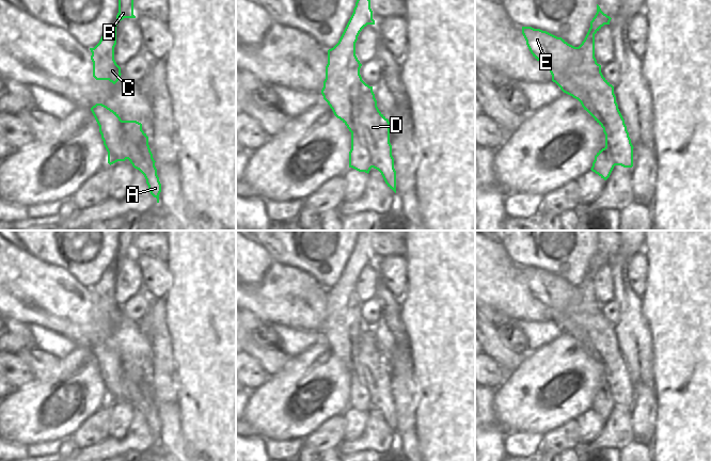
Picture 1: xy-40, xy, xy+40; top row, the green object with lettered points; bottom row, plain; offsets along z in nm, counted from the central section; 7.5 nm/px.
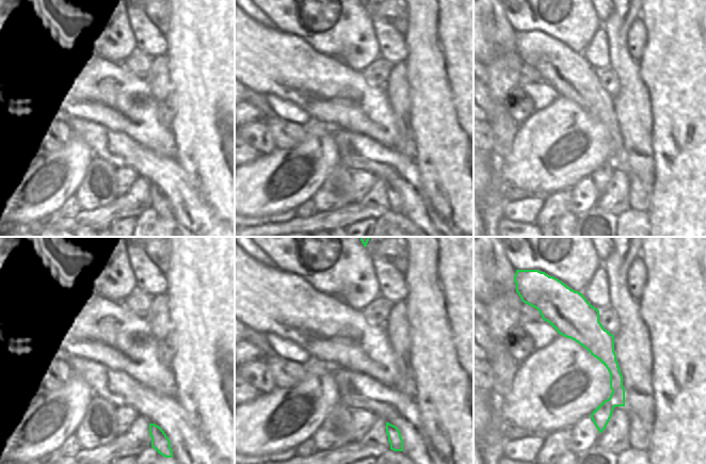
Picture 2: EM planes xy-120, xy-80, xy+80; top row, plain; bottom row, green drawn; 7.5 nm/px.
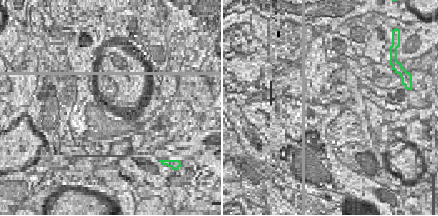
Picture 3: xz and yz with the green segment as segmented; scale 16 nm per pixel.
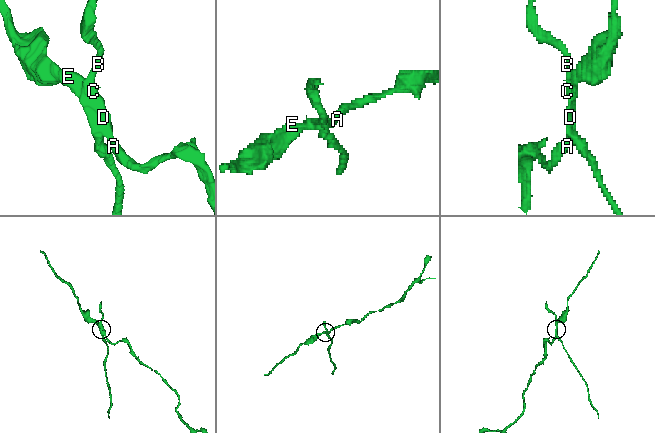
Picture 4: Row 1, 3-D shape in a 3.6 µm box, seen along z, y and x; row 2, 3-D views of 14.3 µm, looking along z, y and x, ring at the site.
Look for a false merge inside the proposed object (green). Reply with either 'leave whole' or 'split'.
split

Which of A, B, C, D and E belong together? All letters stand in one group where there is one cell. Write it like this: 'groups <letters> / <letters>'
groups A D E / B C

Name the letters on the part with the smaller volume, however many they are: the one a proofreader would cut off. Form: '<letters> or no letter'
B, C

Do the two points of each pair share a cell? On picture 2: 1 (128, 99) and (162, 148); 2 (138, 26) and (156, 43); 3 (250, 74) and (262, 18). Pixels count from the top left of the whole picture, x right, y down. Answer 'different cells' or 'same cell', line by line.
1: same cell
2: same cell
3: different cells

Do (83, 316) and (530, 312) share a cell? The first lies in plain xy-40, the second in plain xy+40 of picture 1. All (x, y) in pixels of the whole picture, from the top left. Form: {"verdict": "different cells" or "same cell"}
{"verdict": "same cell"}

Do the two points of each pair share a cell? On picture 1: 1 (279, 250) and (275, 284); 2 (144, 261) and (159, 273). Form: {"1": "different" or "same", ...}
{"1": "different", "2": "same"}

